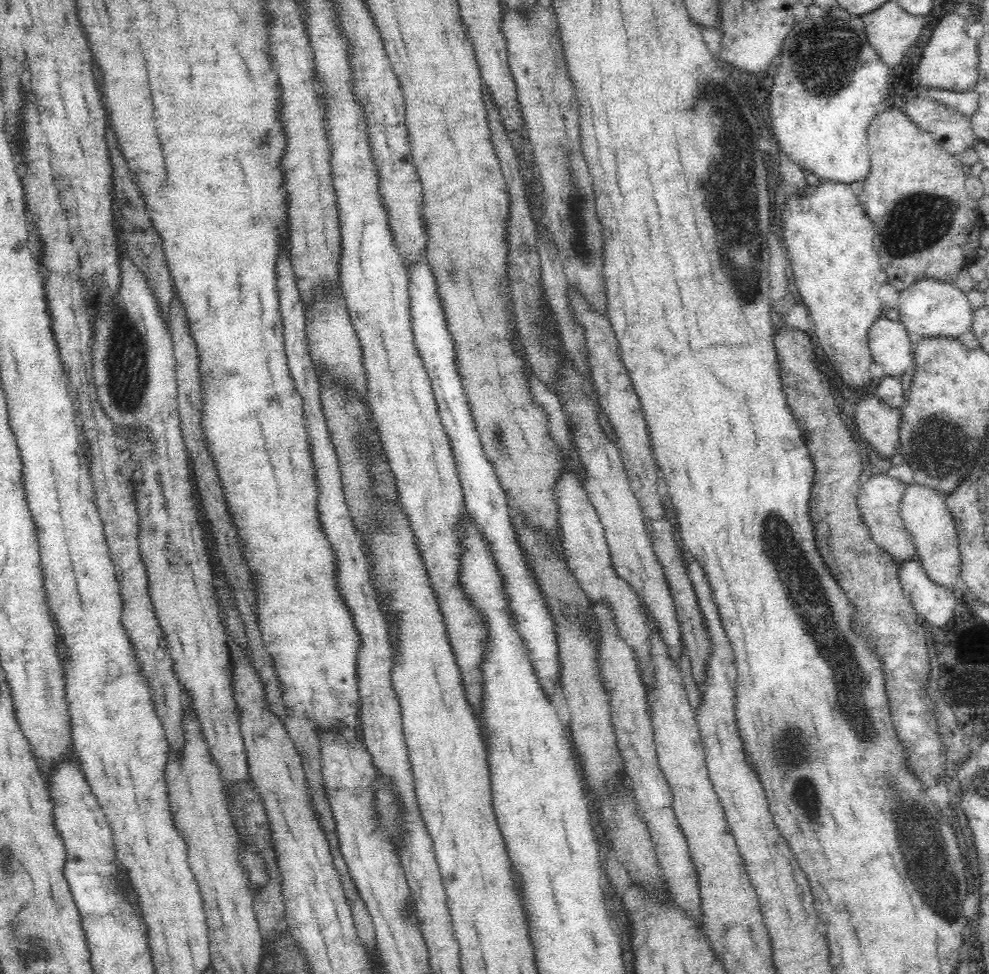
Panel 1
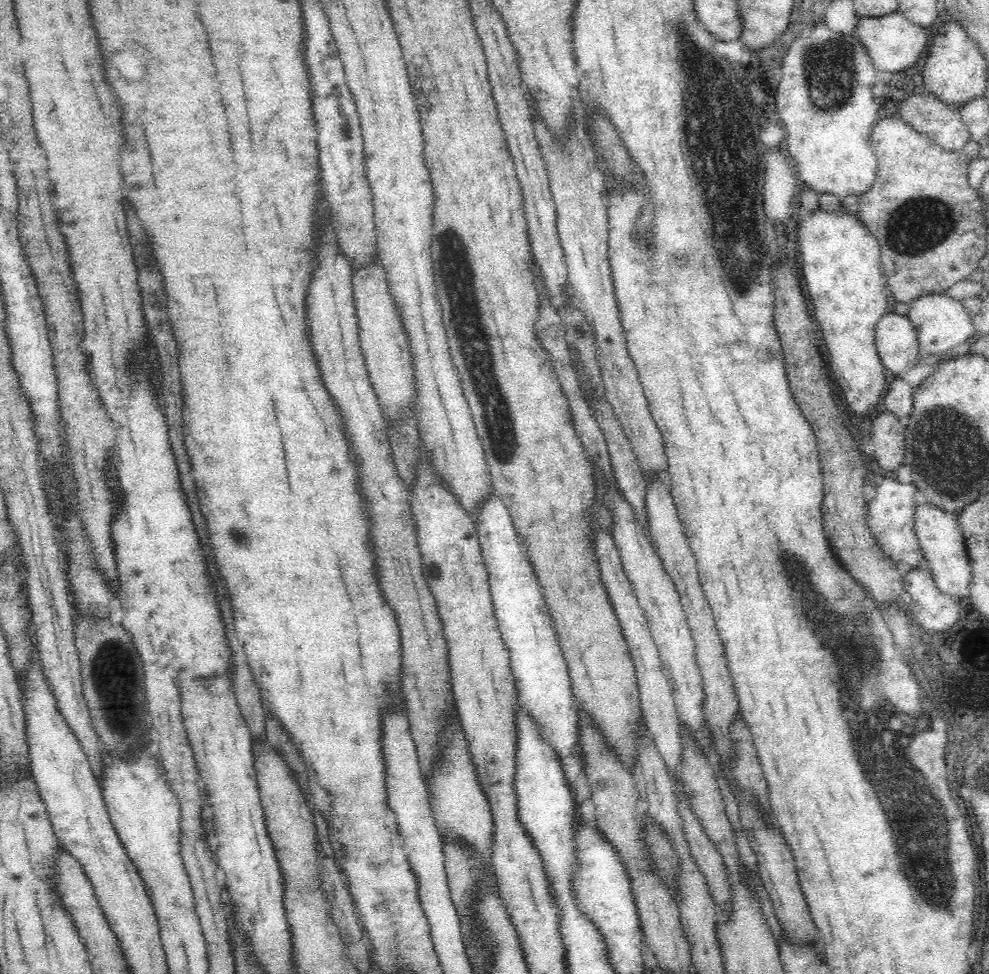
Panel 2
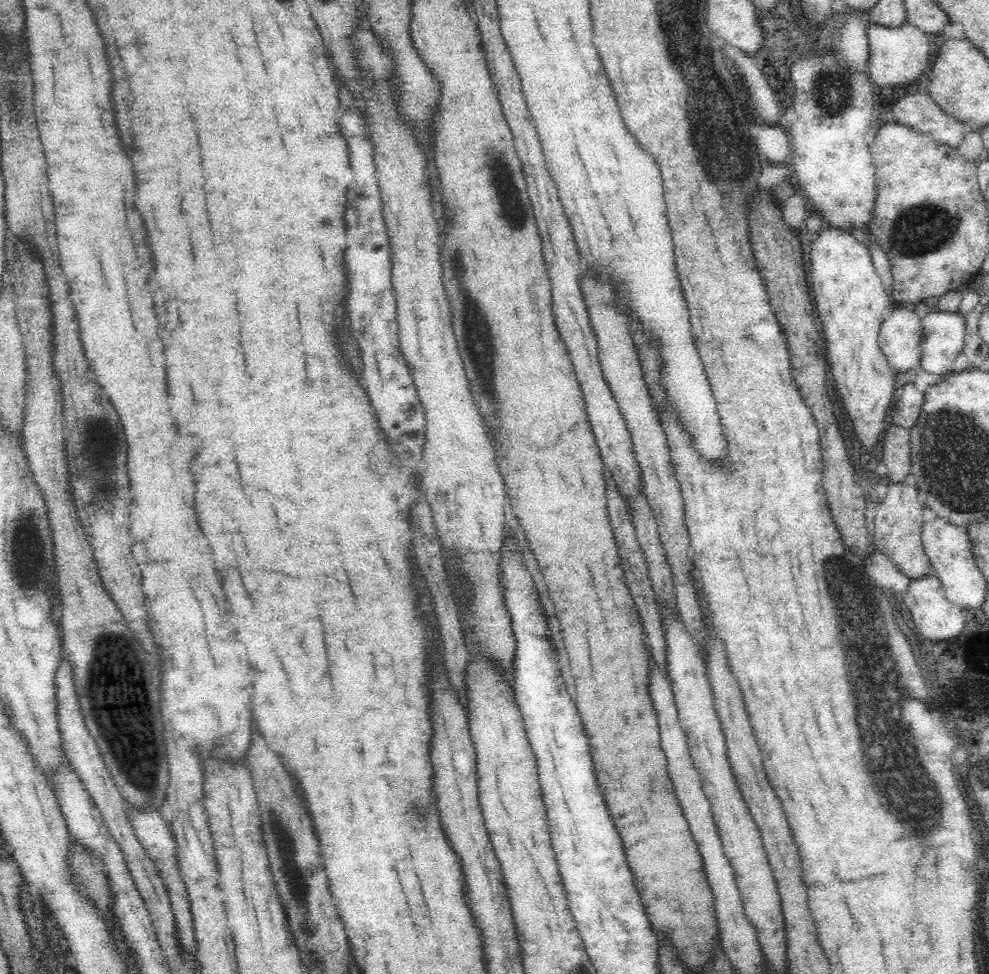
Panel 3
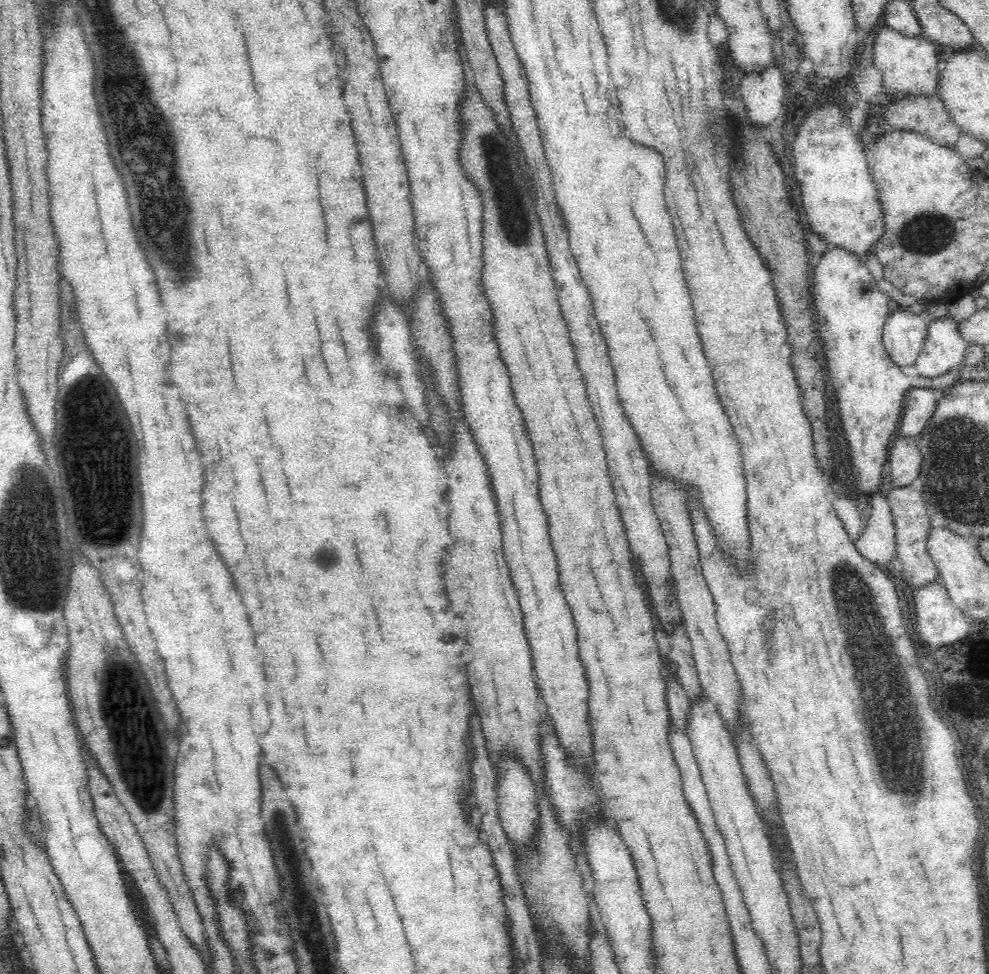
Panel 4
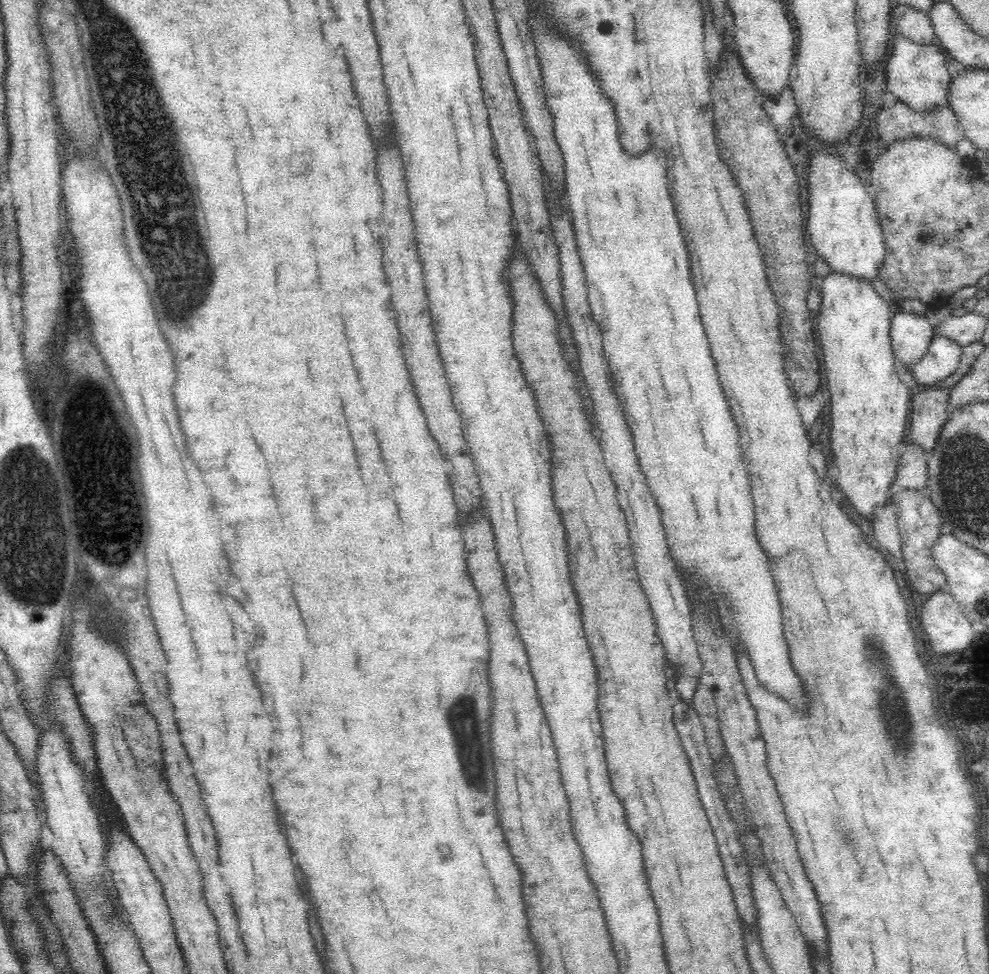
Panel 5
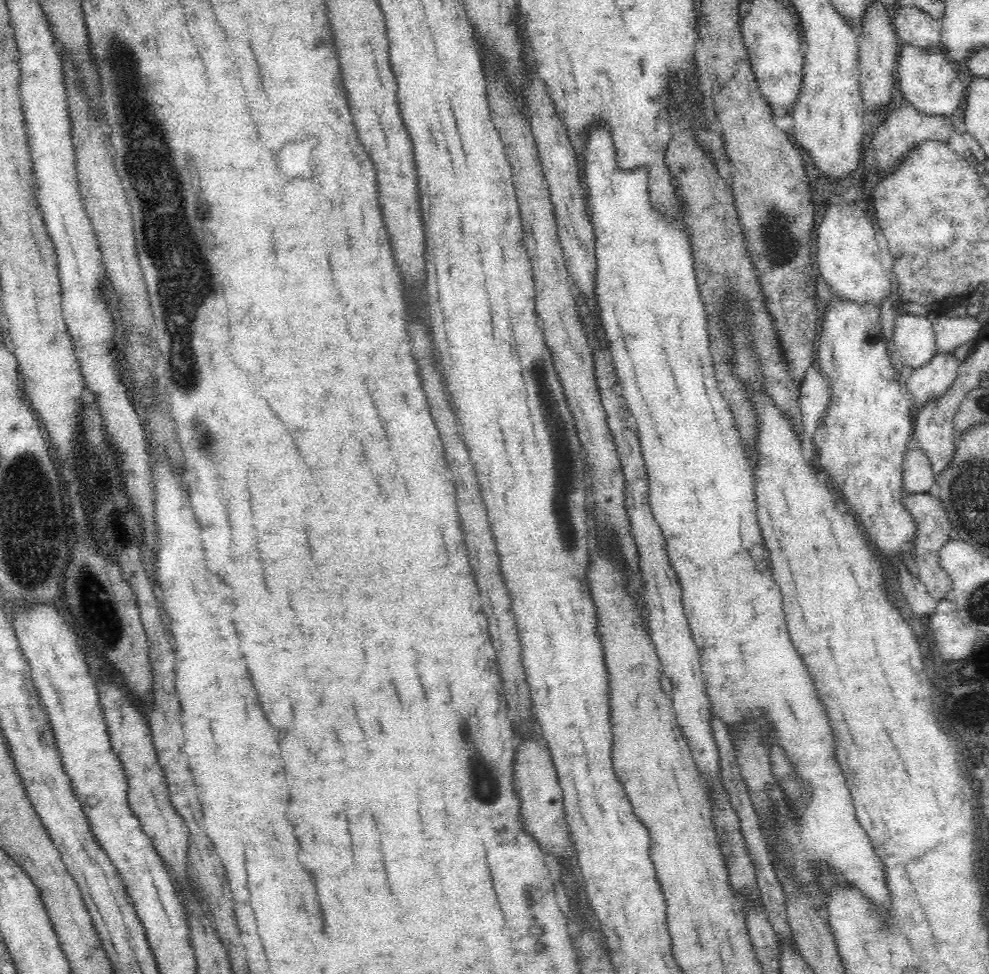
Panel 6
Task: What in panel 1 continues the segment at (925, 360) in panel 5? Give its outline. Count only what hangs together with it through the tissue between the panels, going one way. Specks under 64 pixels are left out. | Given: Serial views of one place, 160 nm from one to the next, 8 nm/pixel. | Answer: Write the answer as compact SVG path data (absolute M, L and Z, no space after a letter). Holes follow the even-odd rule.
M924 278L914 282L909 288L900 291L899 298L897 300L896 308L900 313L899 321L905 327L908 333L908 338L914 342L914 334L922 337L940 337L951 336L957 338L961 334L965 334L971 331L972 325L972 307L966 297L966 294L956 287L954 283L944 282L944 280L936 278Z

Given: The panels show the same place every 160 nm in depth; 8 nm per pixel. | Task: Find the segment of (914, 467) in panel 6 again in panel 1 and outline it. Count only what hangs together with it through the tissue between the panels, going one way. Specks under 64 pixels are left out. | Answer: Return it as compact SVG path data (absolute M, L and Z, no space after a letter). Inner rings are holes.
M865 395L854 402L853 434L876 450L882 458L896 454L901 409L884 404L876 396Z

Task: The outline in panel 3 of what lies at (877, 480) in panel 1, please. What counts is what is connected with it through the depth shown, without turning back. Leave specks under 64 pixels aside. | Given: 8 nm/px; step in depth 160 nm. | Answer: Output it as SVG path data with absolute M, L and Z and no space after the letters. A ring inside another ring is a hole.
M887 482L885 497L876 507L876 514L873 517L874 530L871 535L875 546L880 547L884 554L890 557L894 566L911 579L933 573L930 559L921 543L922 525L925 520L926 515L919 489L902 482Z

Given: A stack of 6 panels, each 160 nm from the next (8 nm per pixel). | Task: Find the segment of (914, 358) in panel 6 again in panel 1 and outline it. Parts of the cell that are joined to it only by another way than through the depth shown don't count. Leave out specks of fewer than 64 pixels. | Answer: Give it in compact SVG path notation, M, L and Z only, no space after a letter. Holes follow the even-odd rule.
M883 315L870 326L868 342L873 362L879 364L886 375L901 377L913 364L913 347L900 321L894 323Z

